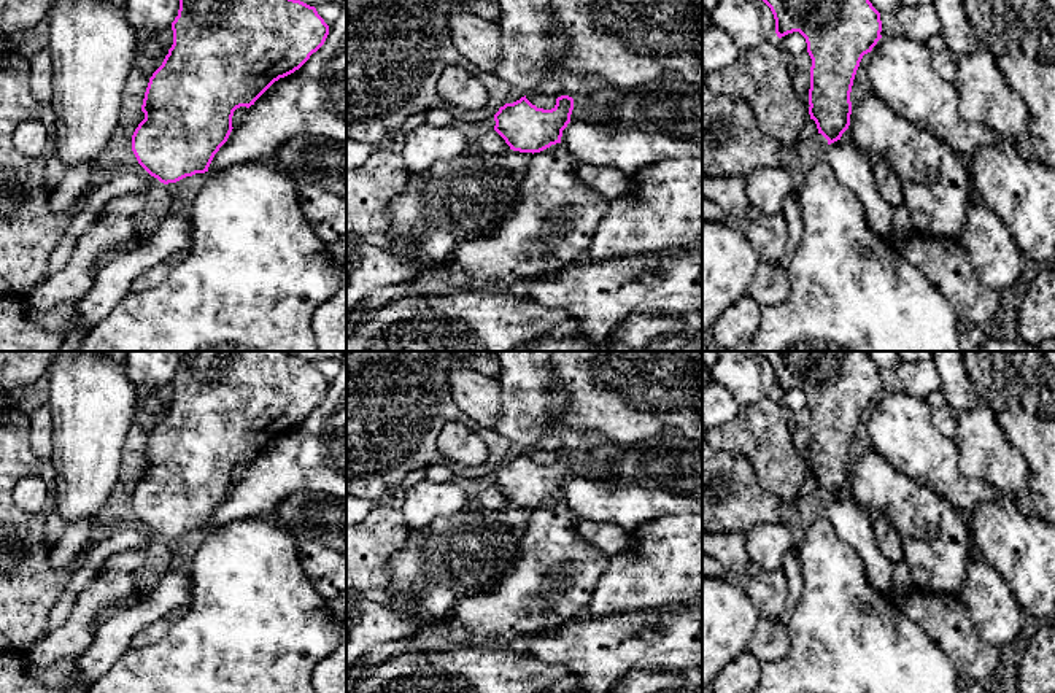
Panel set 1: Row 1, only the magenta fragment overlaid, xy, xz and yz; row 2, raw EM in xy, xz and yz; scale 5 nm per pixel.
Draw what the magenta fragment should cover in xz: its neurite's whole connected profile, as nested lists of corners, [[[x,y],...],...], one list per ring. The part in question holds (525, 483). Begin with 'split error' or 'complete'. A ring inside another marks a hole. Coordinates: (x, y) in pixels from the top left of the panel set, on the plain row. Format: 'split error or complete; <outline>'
complete; [[[524,451],[499,464],[494,470],[494,486],[513,507],[540,509],[561,499],[572,466],[574,455],[569,451],[558,453],[551,466],[537,464]]]

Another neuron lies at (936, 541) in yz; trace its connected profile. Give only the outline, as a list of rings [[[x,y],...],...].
[[[872,447],[852,464],[848,485],[863,510],[882,510],[898,531],[917,588],[960,593],[971,550],[968,517],[896,470]]]

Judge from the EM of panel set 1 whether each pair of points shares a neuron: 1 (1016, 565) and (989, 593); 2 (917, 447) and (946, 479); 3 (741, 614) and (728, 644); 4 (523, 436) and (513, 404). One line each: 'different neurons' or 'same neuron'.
1: different neurons
2: same neuron
3: same neuron
4: same neuron

